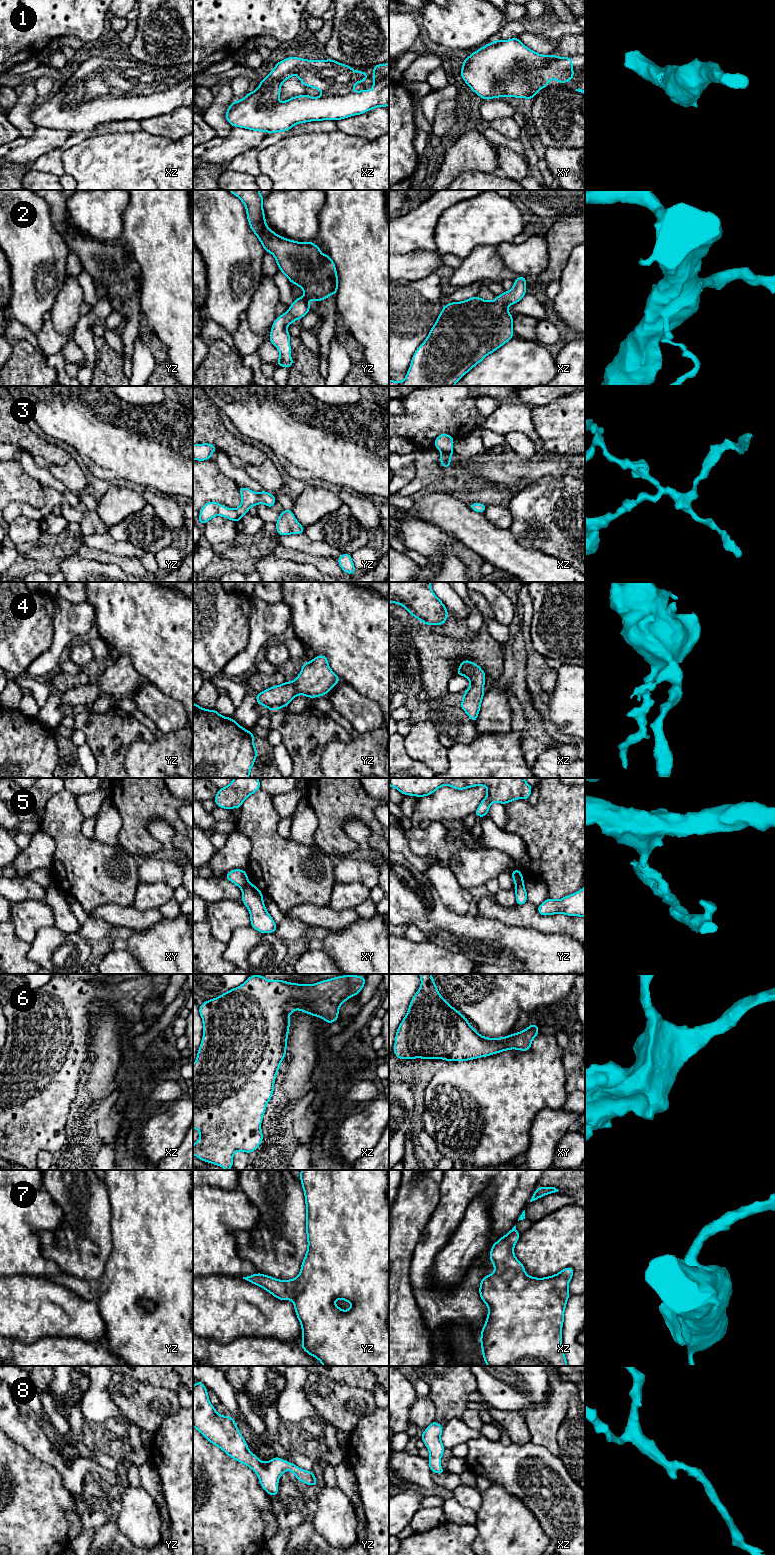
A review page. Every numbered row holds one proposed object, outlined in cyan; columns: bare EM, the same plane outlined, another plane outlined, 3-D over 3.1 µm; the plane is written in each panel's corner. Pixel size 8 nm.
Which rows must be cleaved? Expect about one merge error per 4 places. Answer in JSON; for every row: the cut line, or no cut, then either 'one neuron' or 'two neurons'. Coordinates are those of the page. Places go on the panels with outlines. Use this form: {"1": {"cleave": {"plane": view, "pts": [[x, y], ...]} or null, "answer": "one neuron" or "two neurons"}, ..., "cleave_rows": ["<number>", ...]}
{"1": {"cleave": null, "answer": "one neuron"}, "2": {"cleave": null, "answer": "one neuron"}, "3": {"cleave": null, "answer": "one neuron"}, "4": {"cleave": null, "answer": "one neuron"}, "5": {"cleave": {"plane": "xy", "pts": [[248, 881], [241, 888]]}, "answer": "two neurons"}, "6": {"cleave": null, "answer": "one neuron"}, "7": {"cleave": null, "answer": "one neuron"}, "8": {"cleave": null, "answer": "one neuron"}, "cleave_rows": ["5"]}

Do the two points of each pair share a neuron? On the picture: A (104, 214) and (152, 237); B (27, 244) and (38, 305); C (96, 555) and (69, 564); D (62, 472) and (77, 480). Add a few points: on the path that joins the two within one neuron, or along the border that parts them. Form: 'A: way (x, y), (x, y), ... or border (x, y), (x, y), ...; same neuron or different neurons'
A: border (129, 200), (123, 211), (122, 235); different neurons
B: way (30, 259), (30, 284), (33, 290); same neuron
C: border (70, 554), (108, 563); different neurons
D: way (66, 473), (73, 478); same neuron

